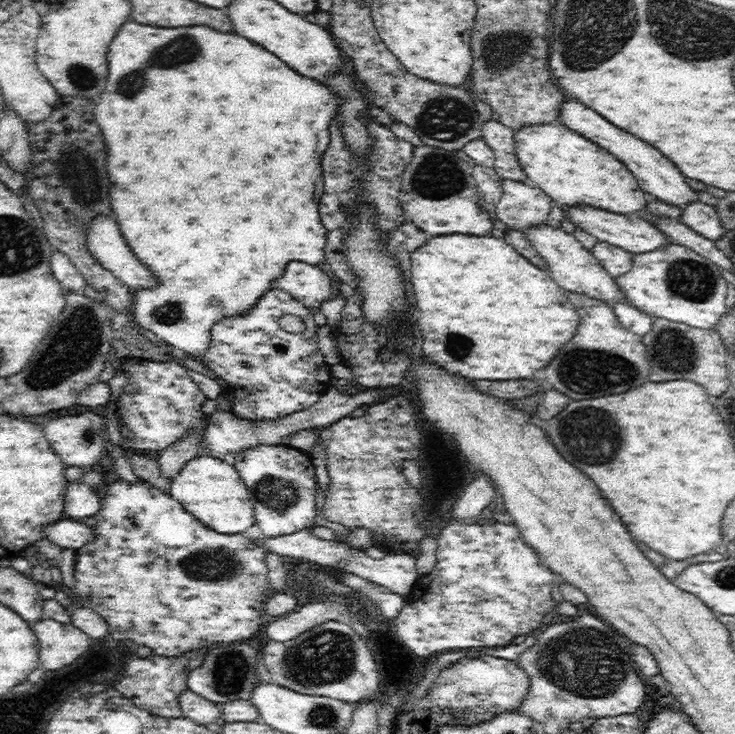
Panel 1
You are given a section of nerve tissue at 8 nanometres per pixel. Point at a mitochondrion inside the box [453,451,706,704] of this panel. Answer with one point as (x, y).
(586, 659)

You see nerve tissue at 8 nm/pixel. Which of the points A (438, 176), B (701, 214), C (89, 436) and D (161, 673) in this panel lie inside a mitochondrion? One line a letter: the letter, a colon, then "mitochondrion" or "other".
A: mitochondrion
B: other
C: mitochondrion
D: other

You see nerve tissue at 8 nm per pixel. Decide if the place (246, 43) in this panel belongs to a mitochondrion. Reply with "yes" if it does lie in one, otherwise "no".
no

